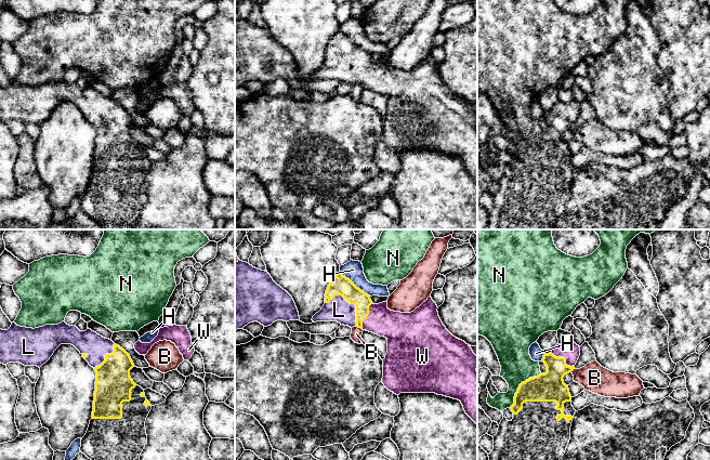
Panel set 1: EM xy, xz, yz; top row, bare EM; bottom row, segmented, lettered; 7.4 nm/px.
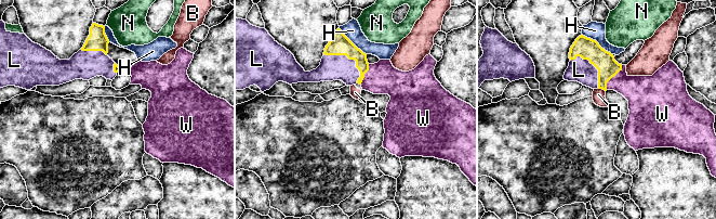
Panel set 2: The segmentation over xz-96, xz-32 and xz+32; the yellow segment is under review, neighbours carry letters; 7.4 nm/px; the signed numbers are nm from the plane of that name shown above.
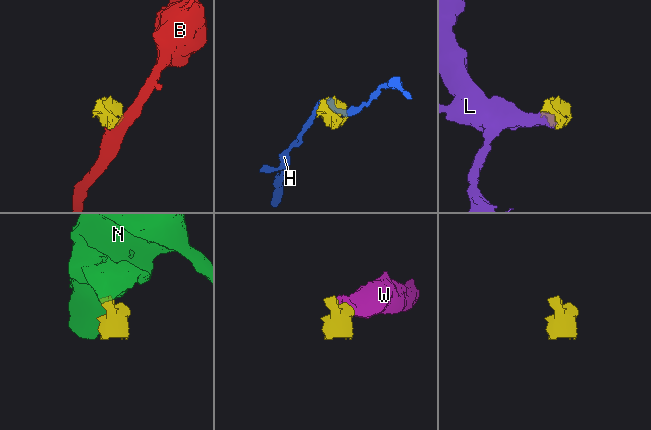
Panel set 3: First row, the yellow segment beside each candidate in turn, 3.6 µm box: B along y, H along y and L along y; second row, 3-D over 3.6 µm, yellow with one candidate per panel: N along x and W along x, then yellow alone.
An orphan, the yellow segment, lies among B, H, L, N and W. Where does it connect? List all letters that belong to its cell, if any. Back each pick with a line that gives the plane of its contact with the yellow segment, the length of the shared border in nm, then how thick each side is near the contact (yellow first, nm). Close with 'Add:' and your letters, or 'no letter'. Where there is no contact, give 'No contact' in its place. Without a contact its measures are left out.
L: Touches yellow in xz. Shared border 300 nm. Thickness 150 nm (yellow) against 180 nm
W: Touches yellow in yz. Shared border 200 nm. Thickness 220 nm (yellow) against 120 nm
Add: L, W

